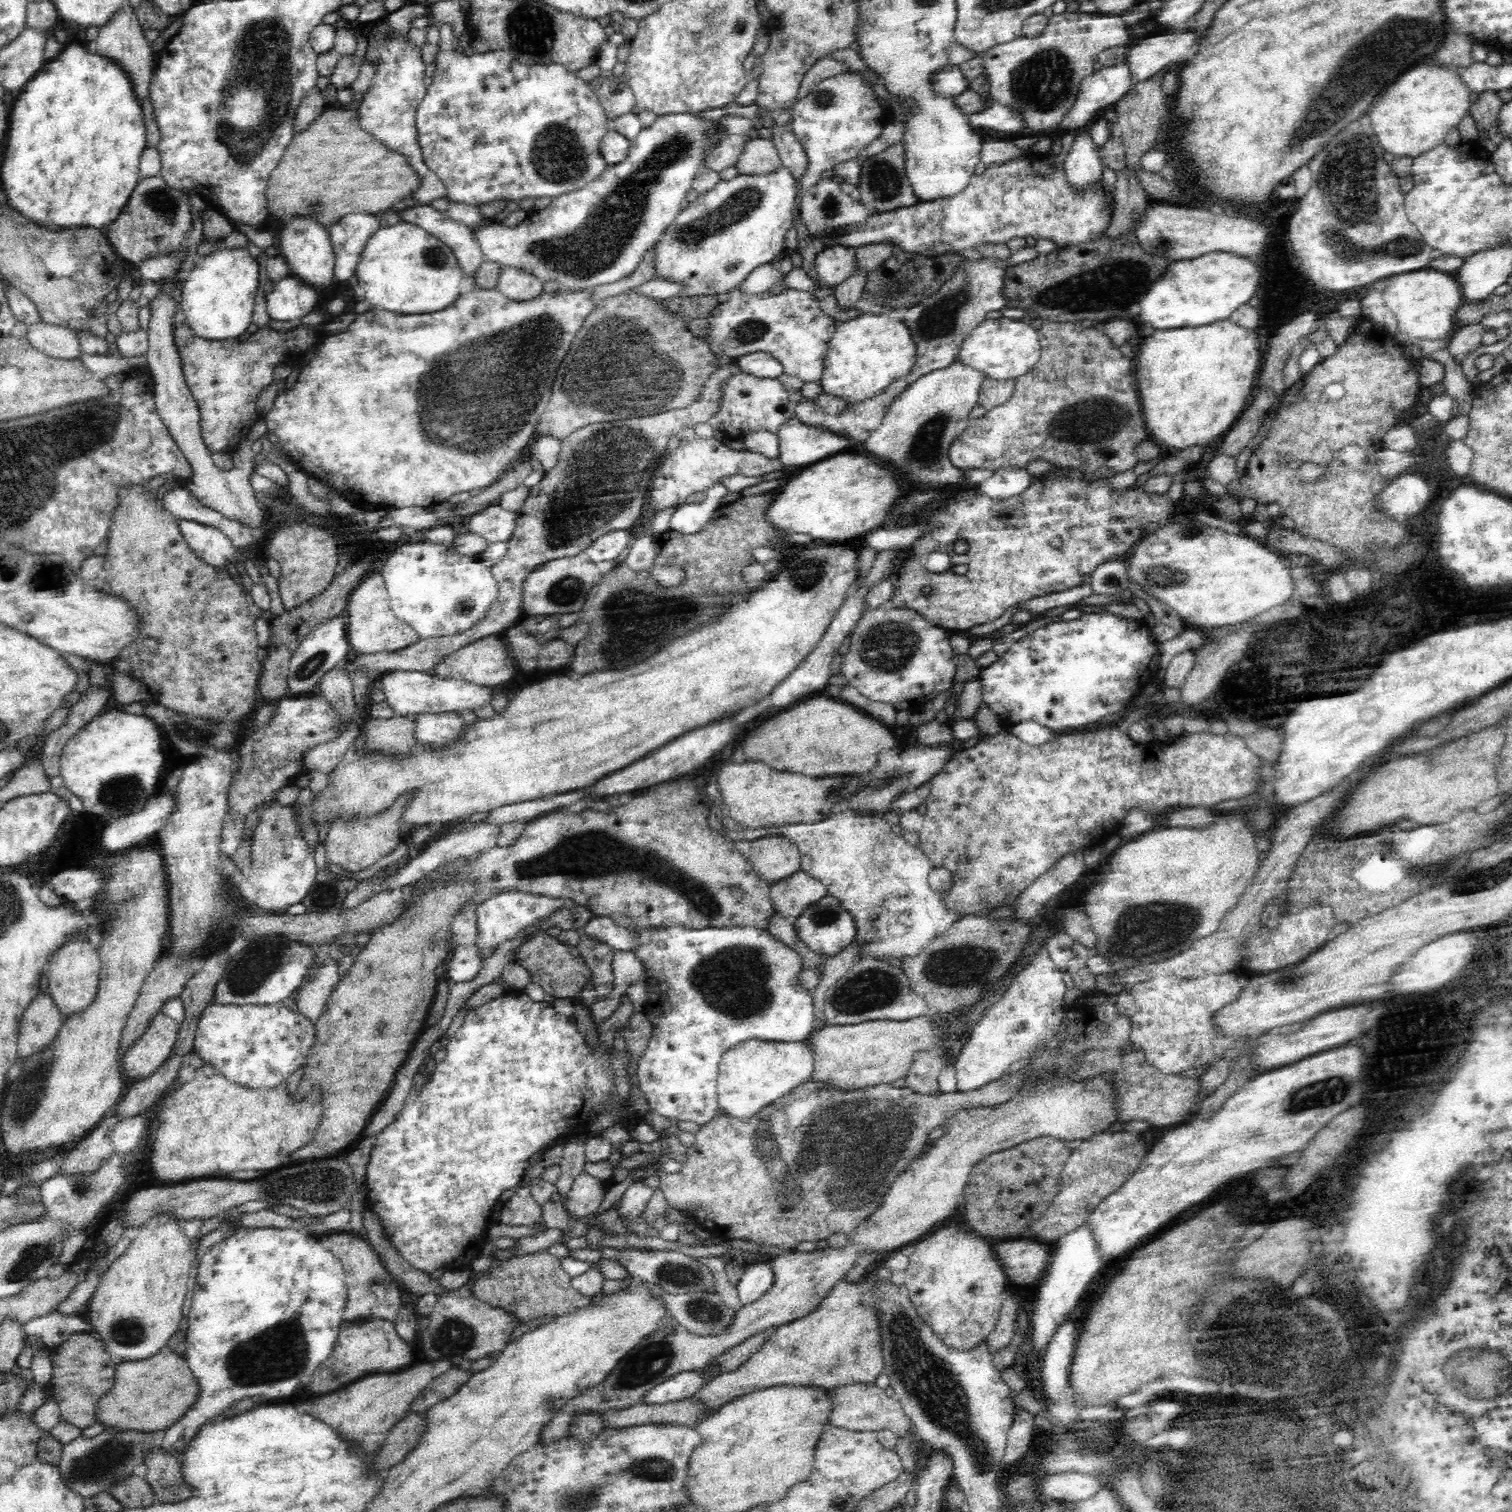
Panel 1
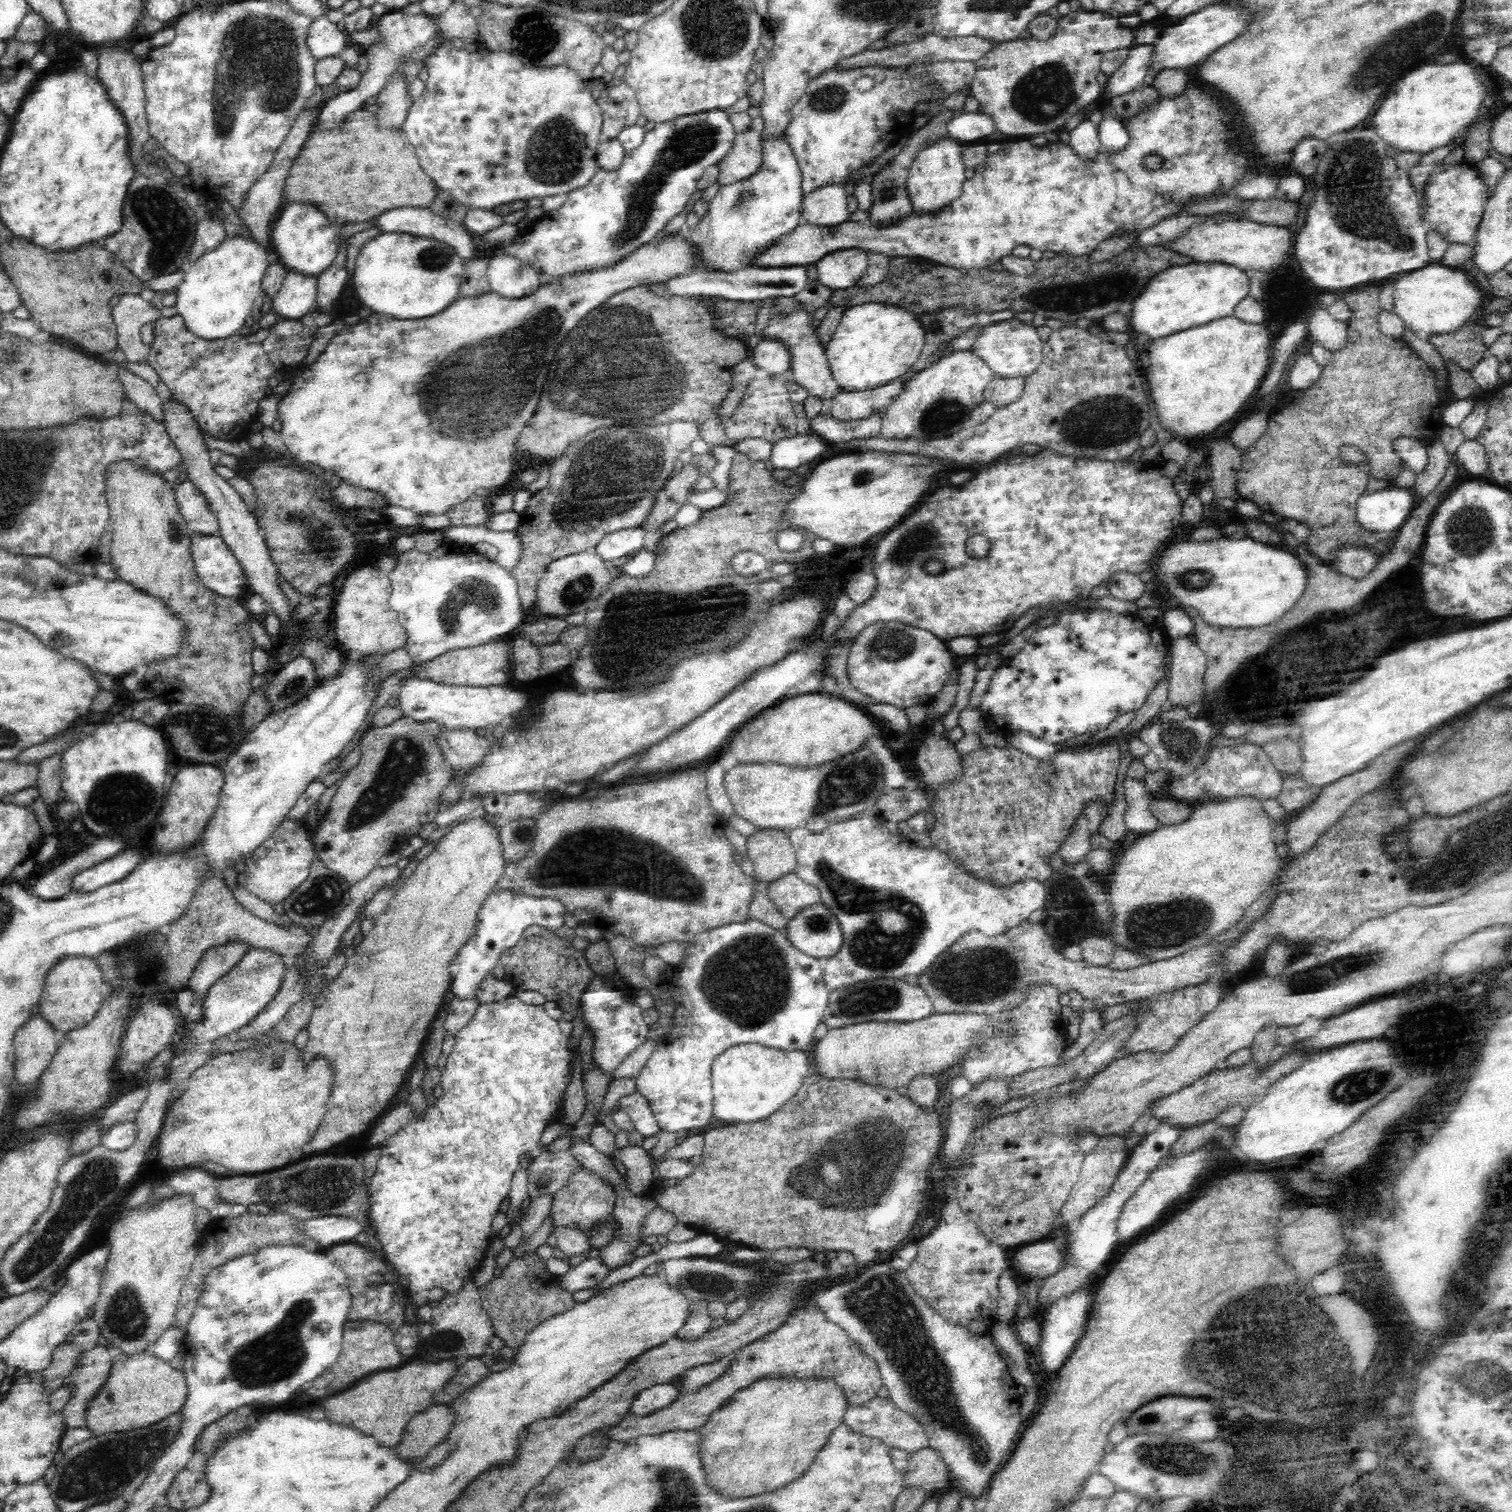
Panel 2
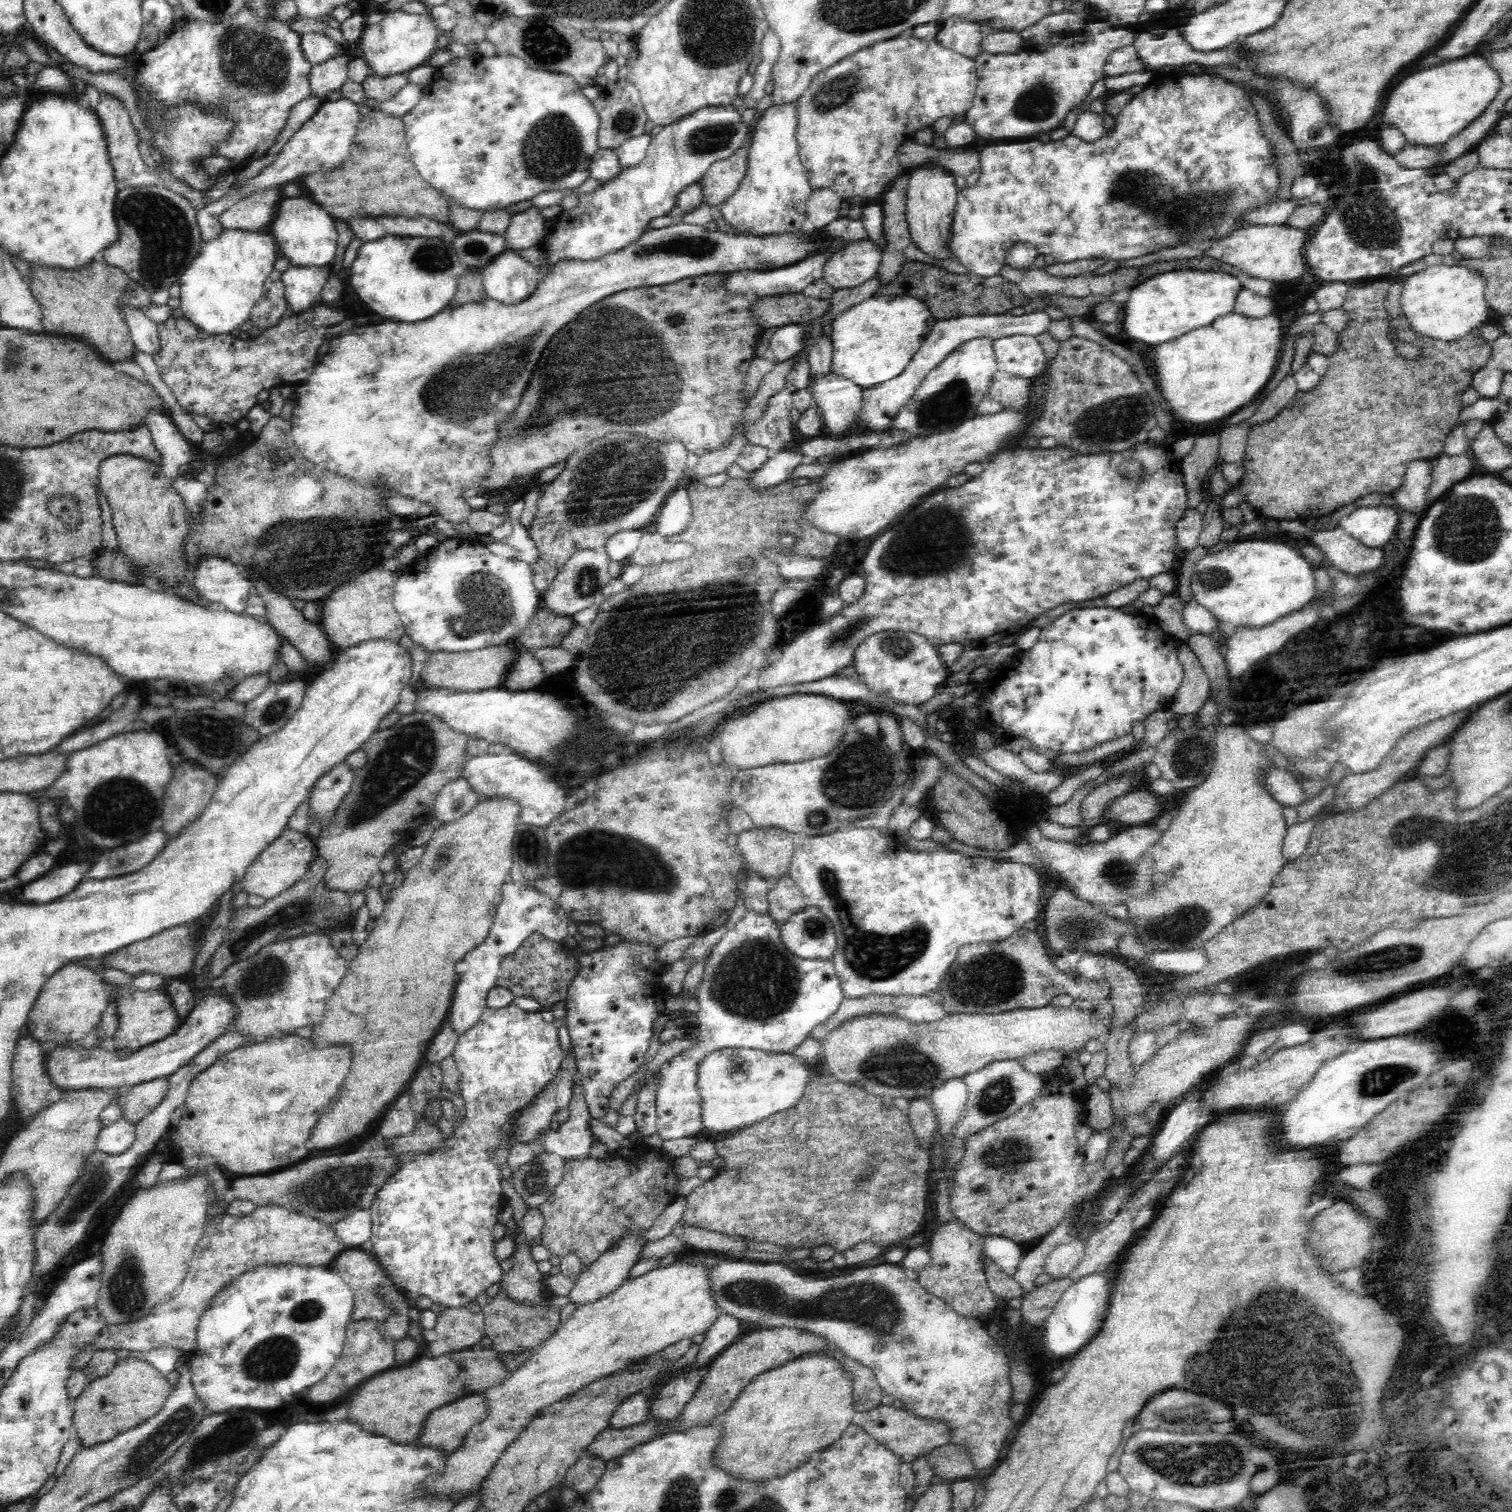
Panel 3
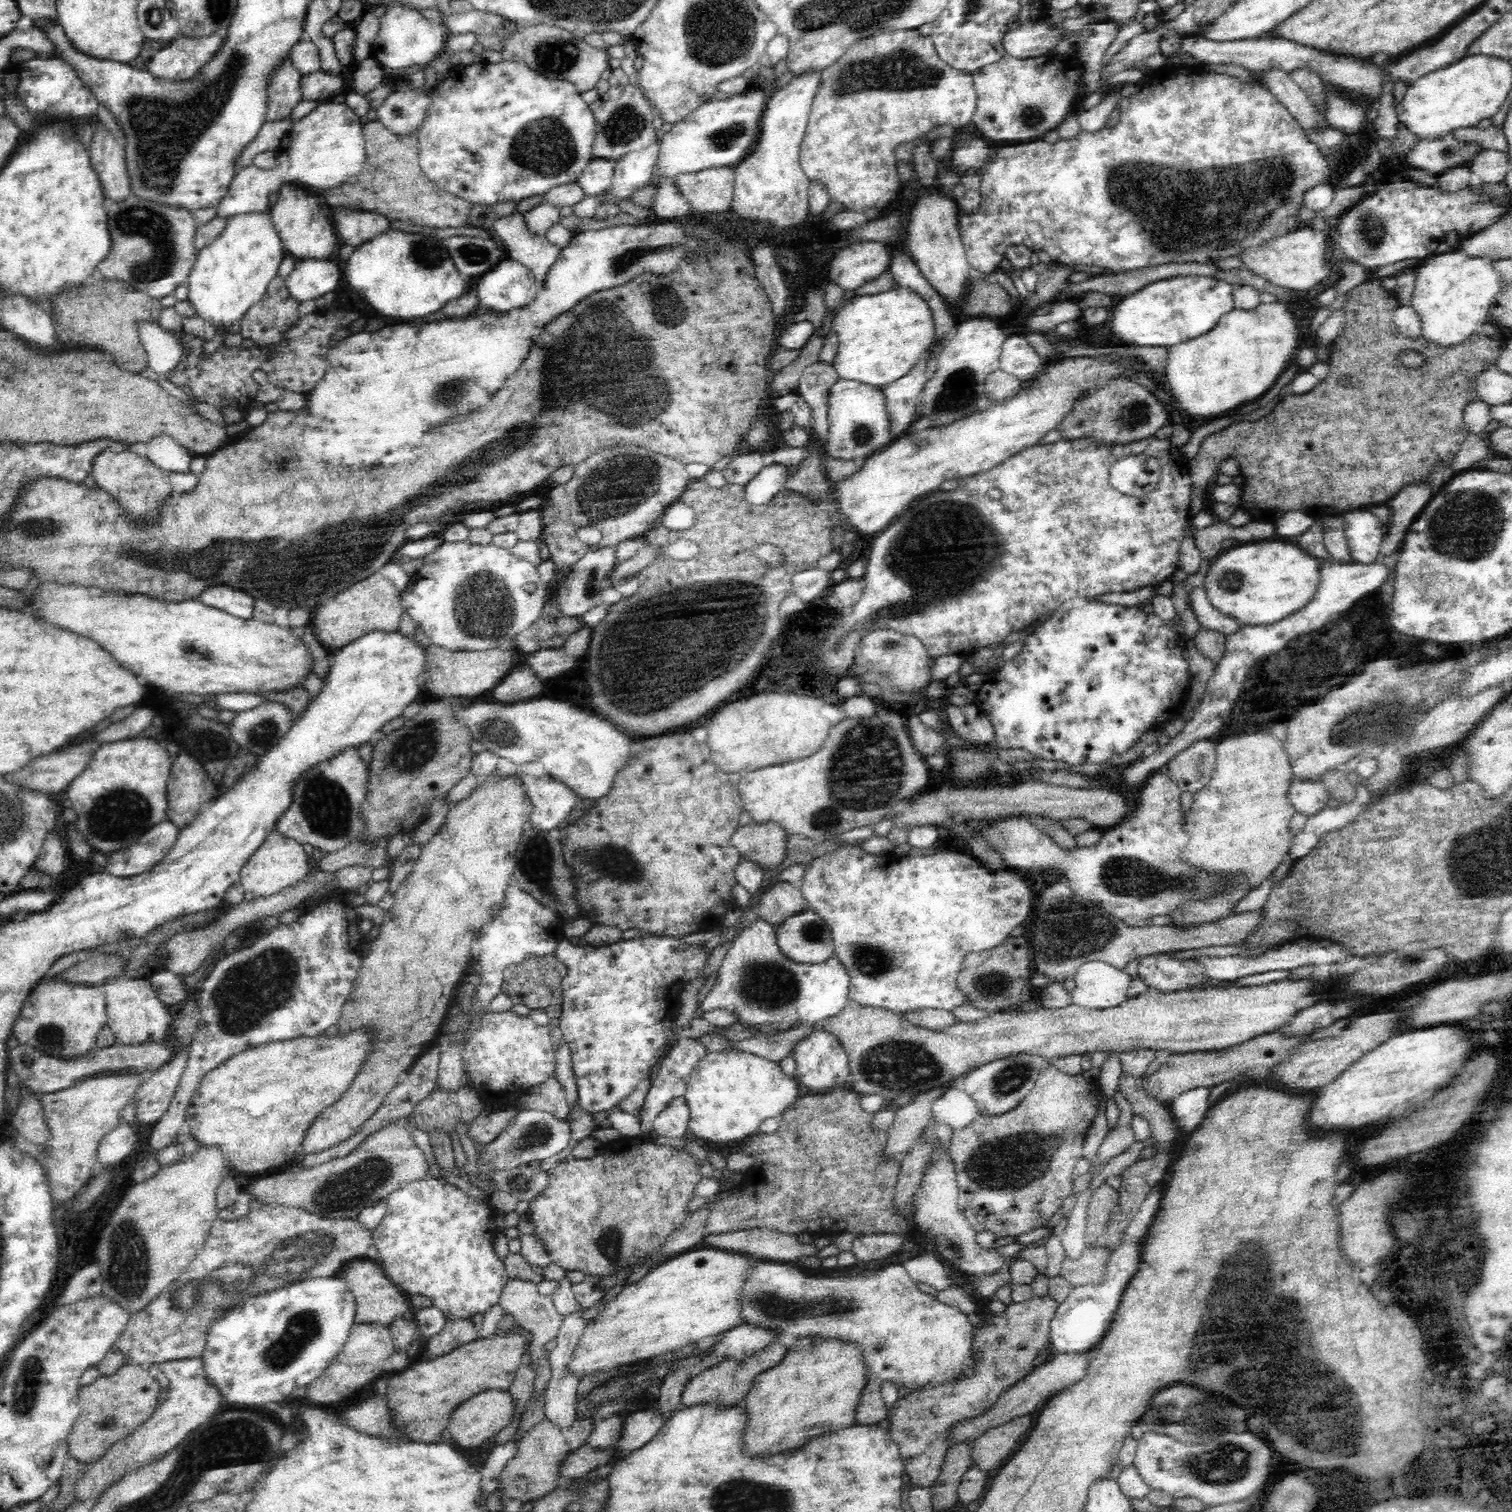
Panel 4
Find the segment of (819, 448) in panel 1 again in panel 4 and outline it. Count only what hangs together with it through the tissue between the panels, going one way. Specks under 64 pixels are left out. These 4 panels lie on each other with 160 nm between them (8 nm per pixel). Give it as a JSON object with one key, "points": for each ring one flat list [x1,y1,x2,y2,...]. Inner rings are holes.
{"points":[[772,464,764,466,745,486,745,499,752,505,766,505,773,496,784,490,789,477,788,466]]}

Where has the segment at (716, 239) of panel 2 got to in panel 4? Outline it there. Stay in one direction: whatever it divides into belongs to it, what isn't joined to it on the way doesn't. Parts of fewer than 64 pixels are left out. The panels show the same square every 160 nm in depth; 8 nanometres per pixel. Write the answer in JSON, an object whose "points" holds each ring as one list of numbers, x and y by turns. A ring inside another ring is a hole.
{"points":[[821,72,800,76,792,83,783,81,770,94,762,117,762,134,756,150,749,152,736,165,735,187,731,210,746,220,762,220,788,229,809,217,811,180,800,165,800,147,807,129,809,110,816,97]]}

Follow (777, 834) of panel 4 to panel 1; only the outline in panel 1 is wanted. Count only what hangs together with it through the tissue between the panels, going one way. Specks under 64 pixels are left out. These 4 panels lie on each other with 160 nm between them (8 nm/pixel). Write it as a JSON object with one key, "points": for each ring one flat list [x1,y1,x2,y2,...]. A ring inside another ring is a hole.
{"points":[[766,835,754,839,748,859,756,874,770,884,800,871,801,867,799,847,787,837]]}

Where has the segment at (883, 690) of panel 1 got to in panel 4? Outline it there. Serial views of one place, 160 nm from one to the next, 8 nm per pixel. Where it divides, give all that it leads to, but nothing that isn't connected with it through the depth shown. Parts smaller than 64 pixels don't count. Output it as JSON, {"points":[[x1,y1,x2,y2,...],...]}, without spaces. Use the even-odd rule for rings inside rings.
{"points":[[889,628,870,631,864,635,858,651,864,654,868,662,874,662,876,670,884,672,900,690,910,690,918,694,934,680,934,677,930,678,930,666,934,664,934,657,924,648,922,641,900,631]]}

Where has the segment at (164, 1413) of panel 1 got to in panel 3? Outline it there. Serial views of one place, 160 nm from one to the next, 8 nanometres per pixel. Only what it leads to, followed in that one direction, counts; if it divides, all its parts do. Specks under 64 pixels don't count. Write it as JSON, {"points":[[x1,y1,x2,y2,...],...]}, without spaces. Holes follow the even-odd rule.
{"points":[[129,1353,120,1354,112,1372,91,1380,74,1399,73,1421,81,1442,80,1447,112,1440,112,1437,151,1419,160,1412,172,1391,174,1386,148,1361,140,1360]]}

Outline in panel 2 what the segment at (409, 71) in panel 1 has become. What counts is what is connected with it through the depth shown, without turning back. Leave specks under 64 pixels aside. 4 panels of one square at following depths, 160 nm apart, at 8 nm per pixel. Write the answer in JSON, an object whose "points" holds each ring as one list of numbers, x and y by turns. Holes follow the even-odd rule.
{"points":[[404,68,390,73,385,81,385,88,378,93,380,126,398,126,400,130,414,101,415,98,411,96,410,79]]}

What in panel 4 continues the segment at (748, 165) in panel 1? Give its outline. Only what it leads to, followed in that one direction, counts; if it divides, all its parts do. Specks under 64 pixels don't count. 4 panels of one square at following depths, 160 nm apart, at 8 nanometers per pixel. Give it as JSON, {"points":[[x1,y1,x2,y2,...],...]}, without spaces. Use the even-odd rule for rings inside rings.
{"points":[[724,165,694,172,675,180,694,214,731,210,736,166]]}

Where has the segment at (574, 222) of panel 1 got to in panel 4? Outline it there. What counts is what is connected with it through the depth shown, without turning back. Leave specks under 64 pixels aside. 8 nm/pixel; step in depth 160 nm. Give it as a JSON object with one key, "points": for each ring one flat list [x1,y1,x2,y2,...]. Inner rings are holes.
{"points":[[756,66,753,69,756,72,749,79,750,86,747,90,741,94,734,94,727,100,710,100,707,104,702,104,659,138,660,148,657,150,657,164,654,165,653,176,645,184,638,185,627,200,636,206,650,209,654,206,654,192,658,192,658,182,662,178,674,183,676,179,694,172,724,165,736,166,741,162,753,144,756,144,756,136,760,132,761,113,764,112,773,89,770,83,769,86,763,86,756,79,759,70]]}

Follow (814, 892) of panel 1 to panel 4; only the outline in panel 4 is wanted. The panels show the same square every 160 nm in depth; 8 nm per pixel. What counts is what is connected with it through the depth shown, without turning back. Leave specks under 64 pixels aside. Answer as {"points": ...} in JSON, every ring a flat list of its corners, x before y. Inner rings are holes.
{"points":[[778,881,769,886,761,896,757,916,778,927,789,916,809,909,808,901,797,885]]}

